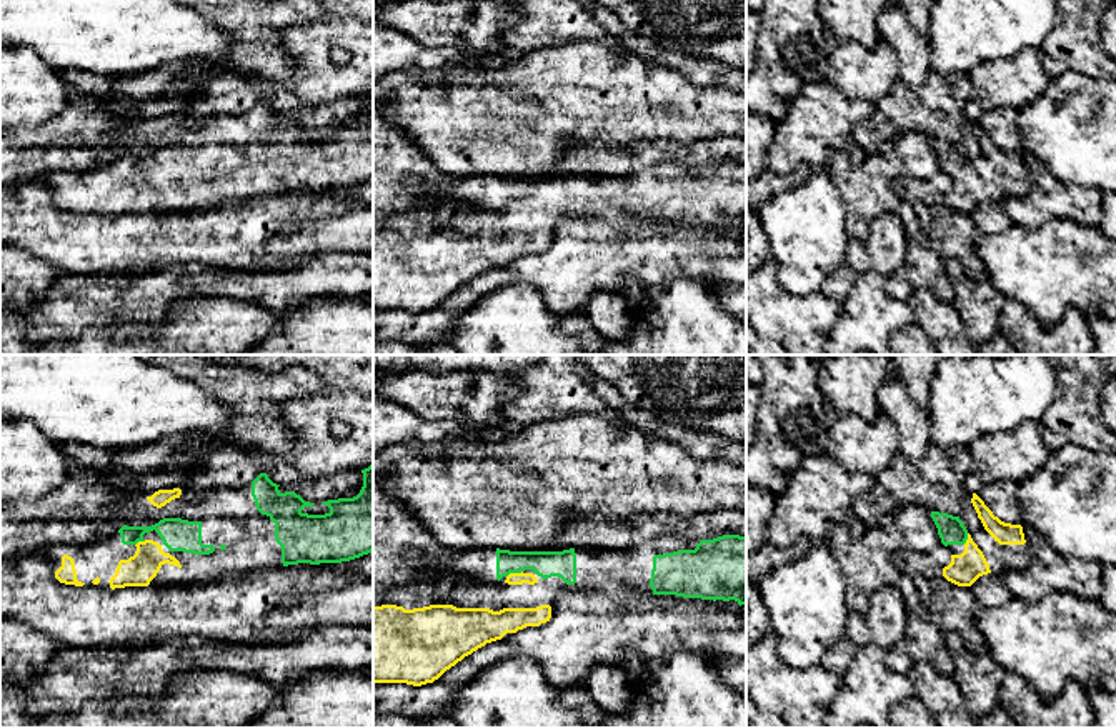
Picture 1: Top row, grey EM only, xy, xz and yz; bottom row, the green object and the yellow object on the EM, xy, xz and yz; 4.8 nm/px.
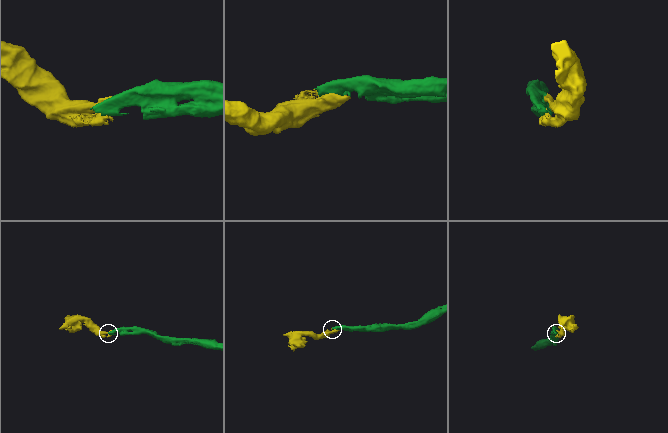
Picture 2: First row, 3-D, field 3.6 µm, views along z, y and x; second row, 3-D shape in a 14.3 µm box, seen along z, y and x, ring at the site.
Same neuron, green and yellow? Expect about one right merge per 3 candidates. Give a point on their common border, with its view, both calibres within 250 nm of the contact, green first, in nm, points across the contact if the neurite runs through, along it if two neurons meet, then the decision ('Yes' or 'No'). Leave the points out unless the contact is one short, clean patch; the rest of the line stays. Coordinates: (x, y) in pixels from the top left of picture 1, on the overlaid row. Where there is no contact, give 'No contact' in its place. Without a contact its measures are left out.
Touches green at xz (513, 572). Thickness 130 nm (green) against 60 nm. Path across: xz (545, 563), (522, 563), (513, 572), (513, 578). Yes

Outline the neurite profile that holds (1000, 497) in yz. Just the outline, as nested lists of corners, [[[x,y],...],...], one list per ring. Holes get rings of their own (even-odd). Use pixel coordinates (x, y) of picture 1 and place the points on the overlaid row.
[[[1006,480],[994,481],[981,488],[976,495],[1001,521],[1023,526],[1016,483]]]

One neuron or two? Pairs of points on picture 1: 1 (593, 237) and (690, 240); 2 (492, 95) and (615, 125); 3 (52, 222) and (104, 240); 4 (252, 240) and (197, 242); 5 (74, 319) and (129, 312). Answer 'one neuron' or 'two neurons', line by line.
1: one neuron
2: one neuron
3: one neuron
4: one neuron
5: one neuron

